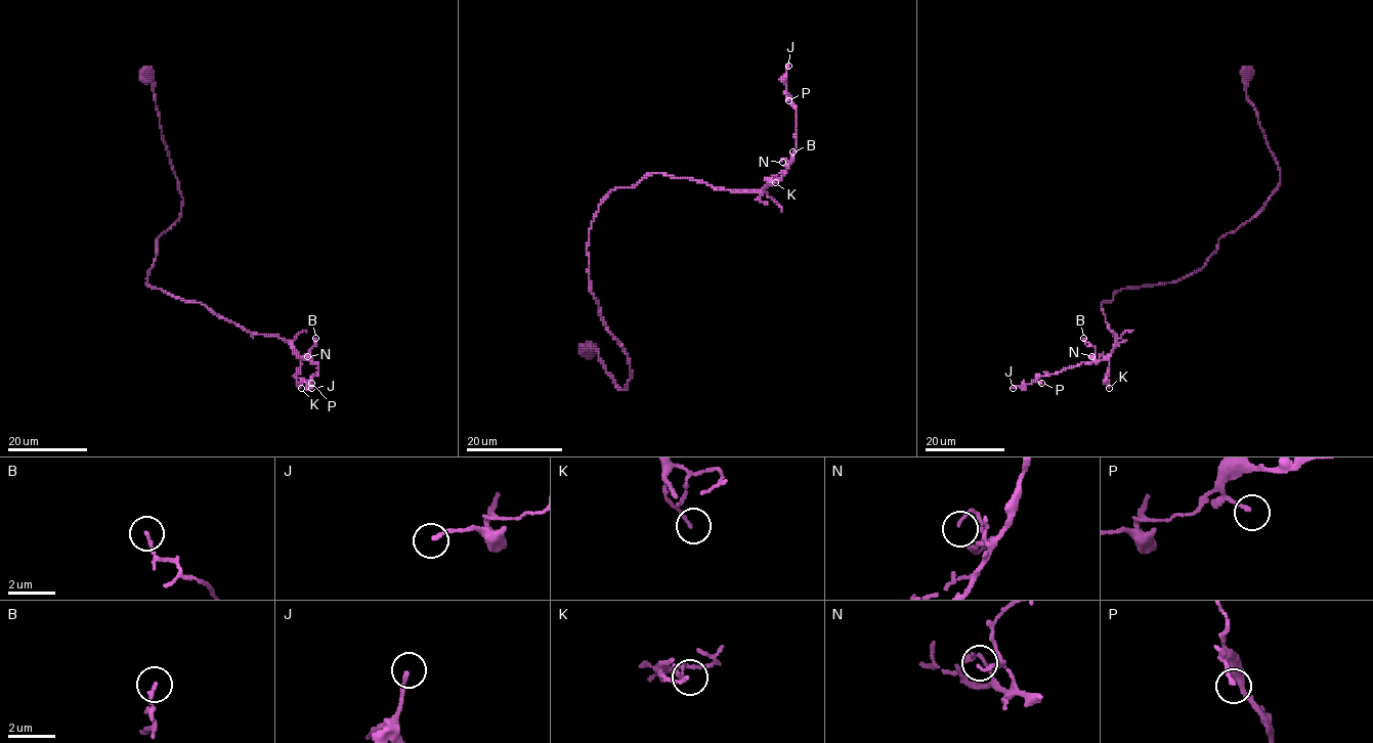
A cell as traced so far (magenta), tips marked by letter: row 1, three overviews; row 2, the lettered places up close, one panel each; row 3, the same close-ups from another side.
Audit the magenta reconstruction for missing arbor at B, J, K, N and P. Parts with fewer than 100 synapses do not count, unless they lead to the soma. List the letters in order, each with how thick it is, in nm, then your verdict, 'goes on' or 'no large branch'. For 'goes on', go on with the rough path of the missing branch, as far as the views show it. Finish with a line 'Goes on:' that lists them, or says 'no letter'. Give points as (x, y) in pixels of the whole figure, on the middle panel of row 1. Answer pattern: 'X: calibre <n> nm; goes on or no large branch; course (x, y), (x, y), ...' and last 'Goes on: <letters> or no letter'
B: calibre 130 nm; no large branch
J: calibre 170 nm; no large branch
K: calibre 80 nm; no large branch
N: calibre 100 nm; no large branch
P: calibre 150 nm; no large branch
Goes on: no letter

